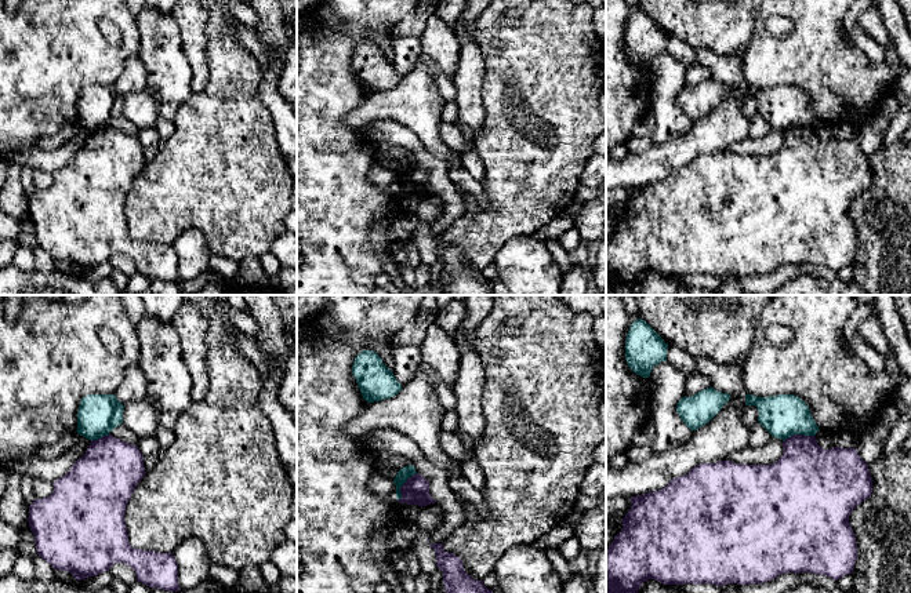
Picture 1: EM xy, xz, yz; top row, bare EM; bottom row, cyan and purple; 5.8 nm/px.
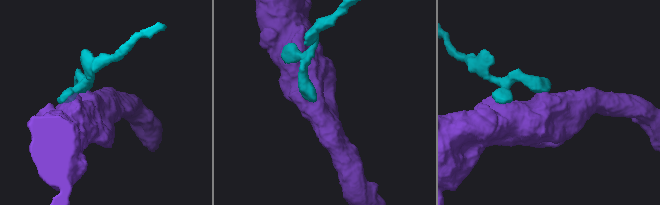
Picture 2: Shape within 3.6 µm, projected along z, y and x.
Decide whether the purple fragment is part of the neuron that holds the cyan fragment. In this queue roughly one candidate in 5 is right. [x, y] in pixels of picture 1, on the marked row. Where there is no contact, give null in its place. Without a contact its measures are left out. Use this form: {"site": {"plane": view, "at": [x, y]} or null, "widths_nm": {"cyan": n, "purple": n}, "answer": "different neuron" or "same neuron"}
{"site": {"plane": "xz", "at": [402, 484]}, "widths_nm": {"cyan": 70, "purple": 160}, "answer": "different neuron"}

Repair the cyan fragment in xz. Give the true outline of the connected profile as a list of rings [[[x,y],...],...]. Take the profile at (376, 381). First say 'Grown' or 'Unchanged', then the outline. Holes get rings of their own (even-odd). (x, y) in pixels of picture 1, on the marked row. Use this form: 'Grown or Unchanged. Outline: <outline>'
Unchanged. Outline: [[[360,352],[353,360],[352,374],[367,403],[391,399],[402,390],[402,385],[377,352]]]

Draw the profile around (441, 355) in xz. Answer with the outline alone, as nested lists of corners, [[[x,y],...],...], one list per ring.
[[[433,323],[418,348],[421,350],[422,368],[431,376],[436,376],[446,385],[453,386],[460,363],[460,349],[454,338]]]

